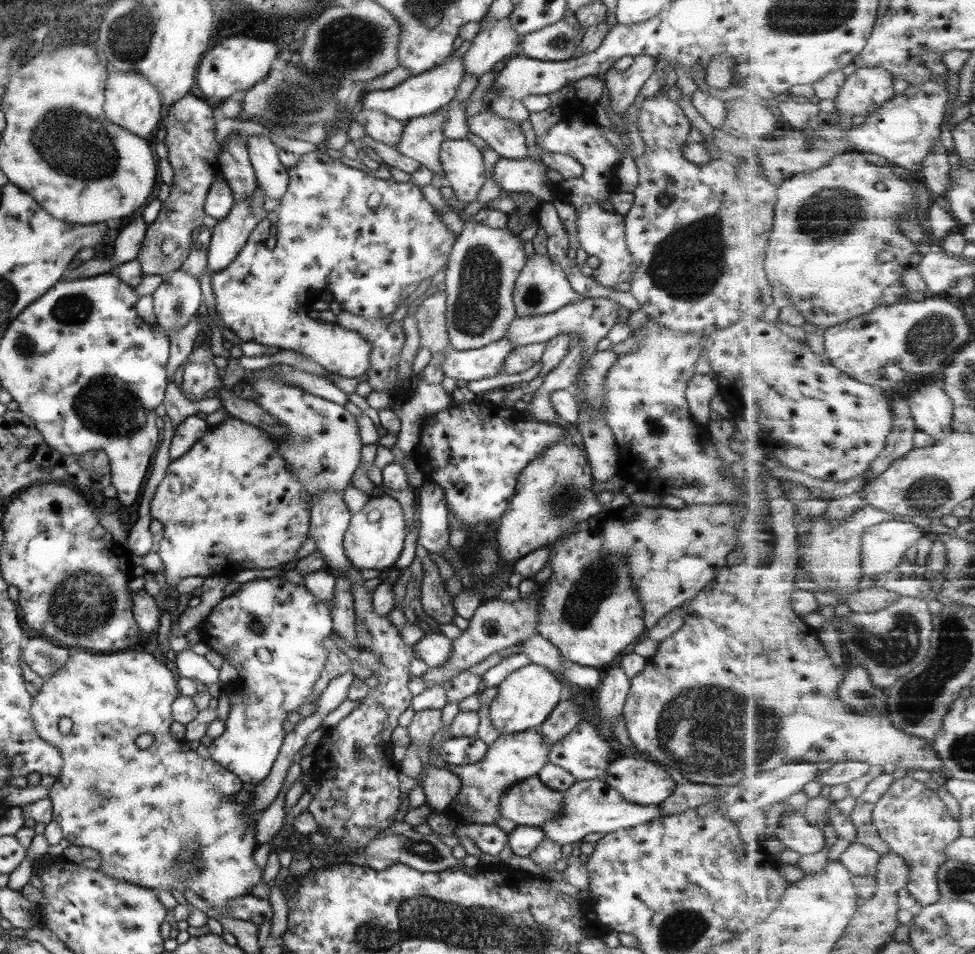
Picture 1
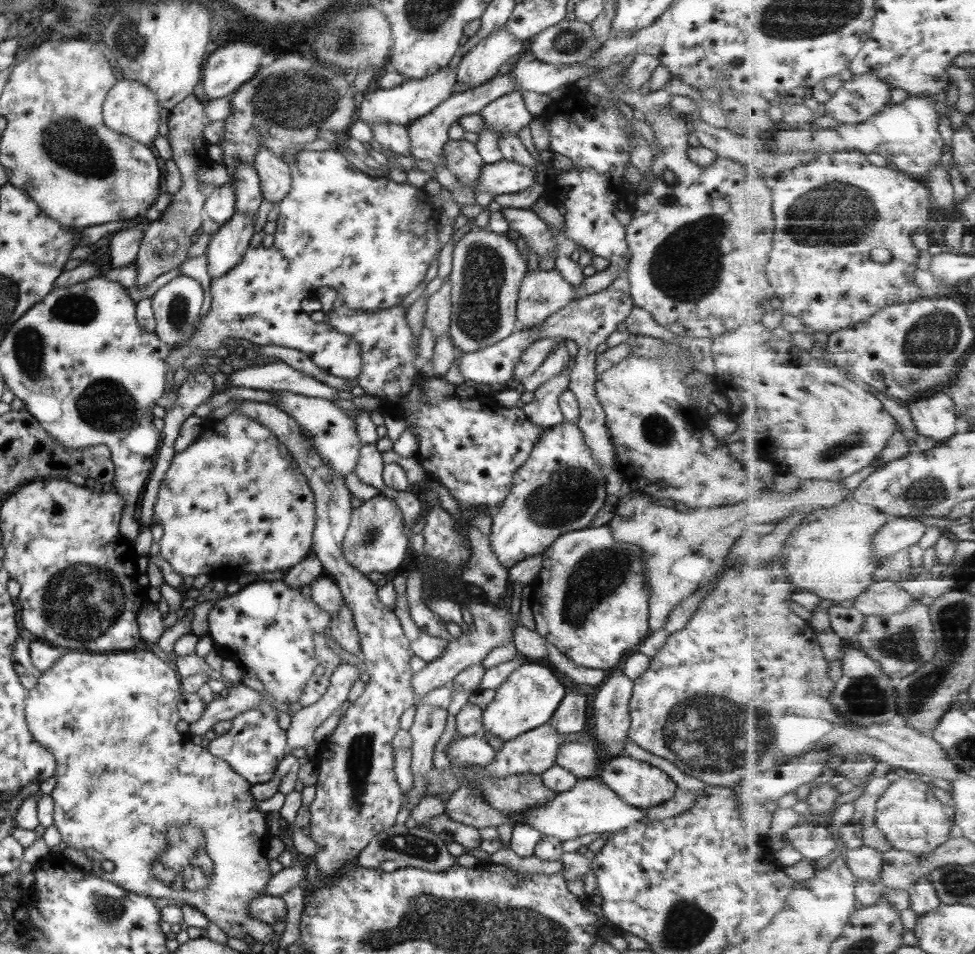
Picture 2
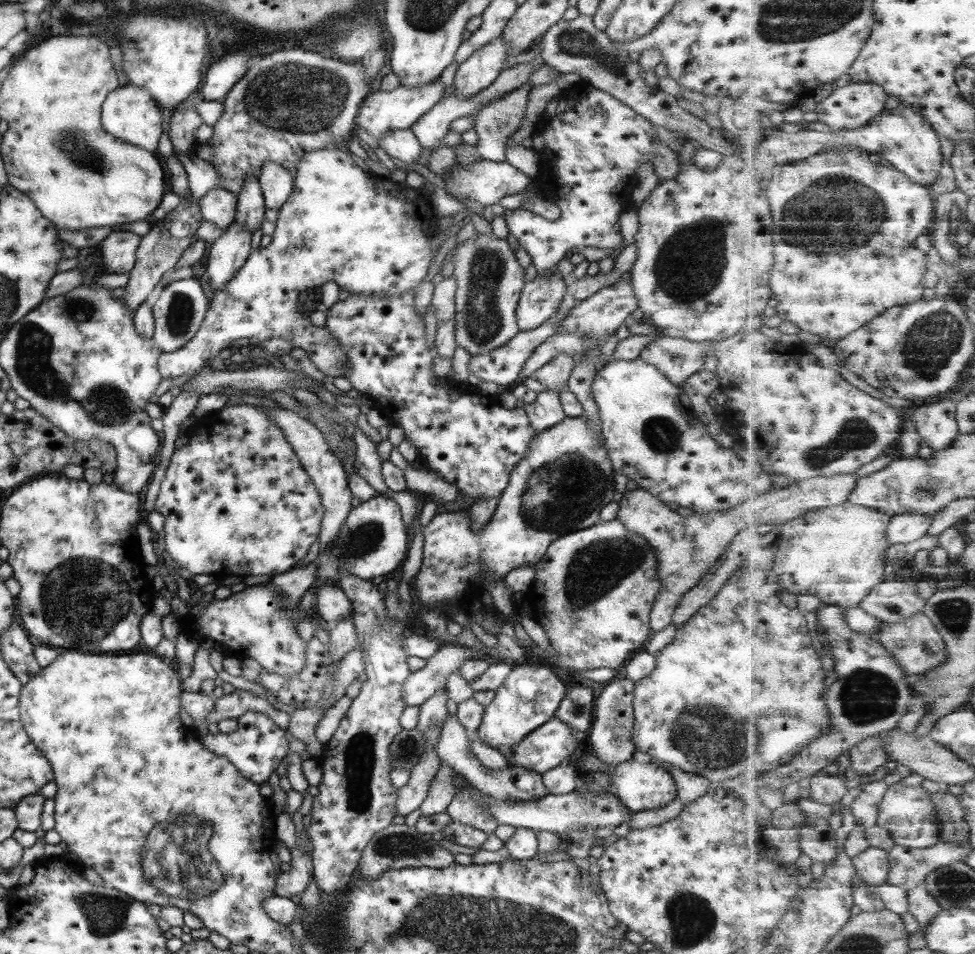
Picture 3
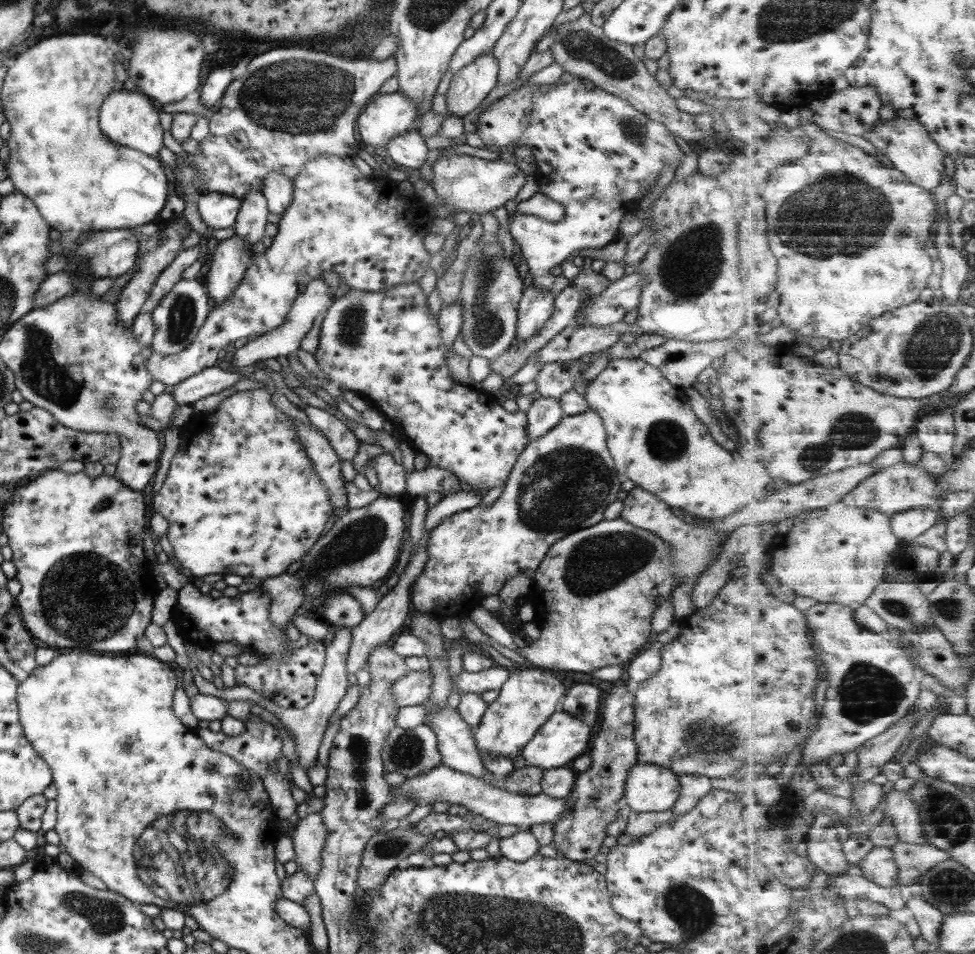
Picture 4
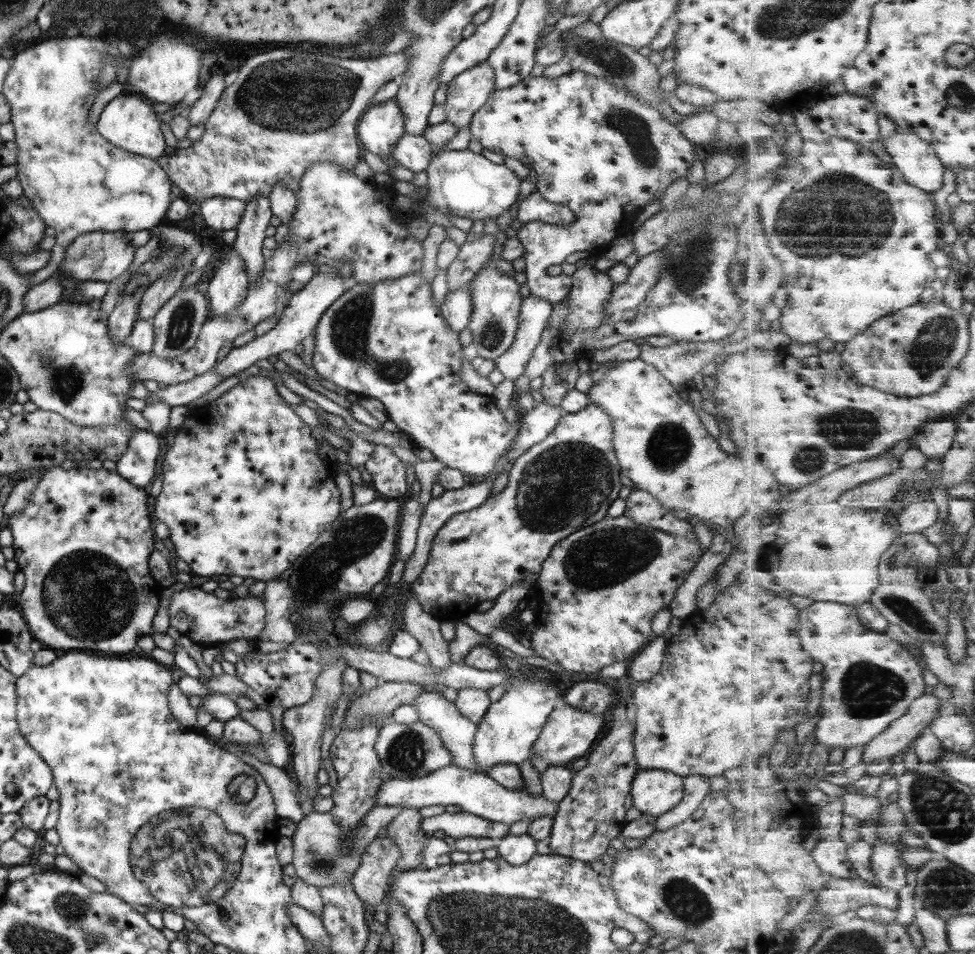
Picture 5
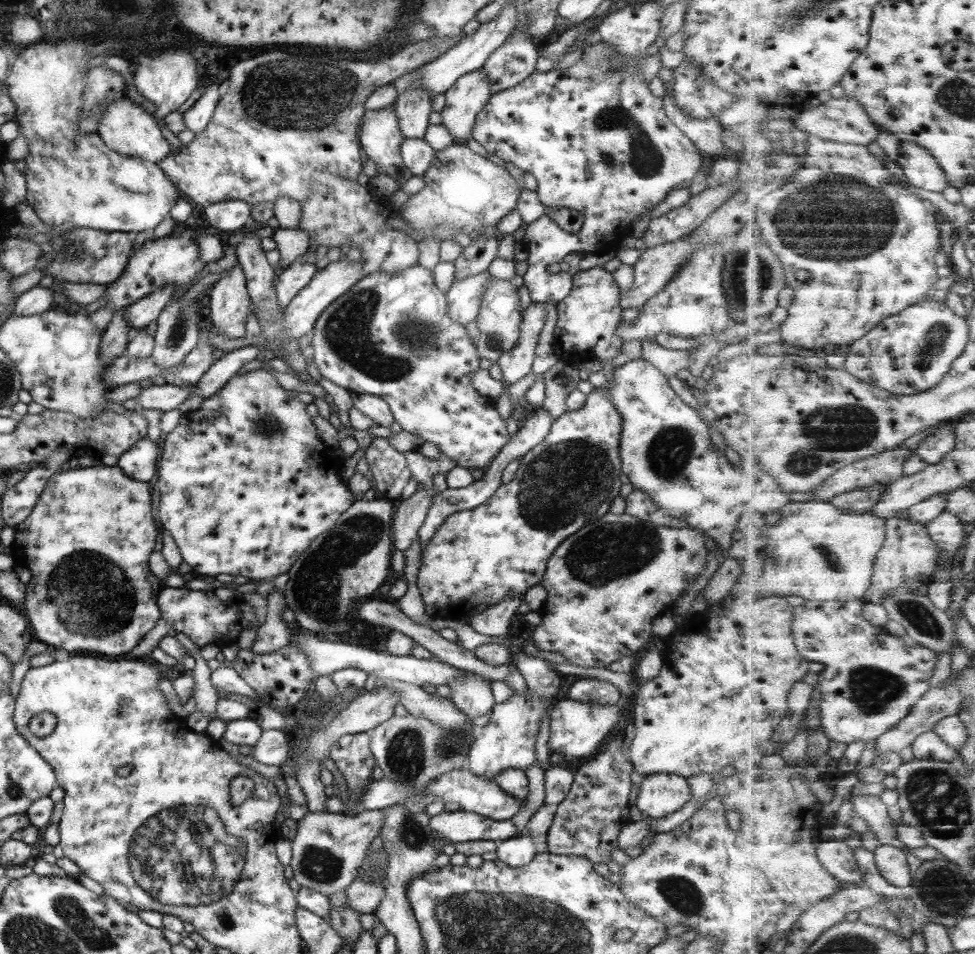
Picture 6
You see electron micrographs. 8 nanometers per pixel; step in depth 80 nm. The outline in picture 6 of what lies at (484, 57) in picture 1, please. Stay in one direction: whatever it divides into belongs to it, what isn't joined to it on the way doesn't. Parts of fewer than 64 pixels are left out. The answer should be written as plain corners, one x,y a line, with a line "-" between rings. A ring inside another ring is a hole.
481,66
459,76
445,90
445,106
439,114
441,126
445,127
453,138
467,140
470,137
475,116
491,95
489,85
486,70

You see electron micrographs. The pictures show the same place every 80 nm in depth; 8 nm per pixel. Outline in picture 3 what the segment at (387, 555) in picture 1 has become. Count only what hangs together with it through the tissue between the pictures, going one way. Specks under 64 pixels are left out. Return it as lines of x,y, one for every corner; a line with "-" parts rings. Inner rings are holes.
376,495
366,502
361,502
352,508
339,529
338,538
326,546
327,553
318,556
311,563
317,563
317,577
311,585
311,590
319,588
322,581
336,584
334,571
345,571
349,576
357,576
365,582
370,582
378,576
383,577
388,572
394,572
403,563
408,549
408,538
403,527
403,518
397,504
390,498

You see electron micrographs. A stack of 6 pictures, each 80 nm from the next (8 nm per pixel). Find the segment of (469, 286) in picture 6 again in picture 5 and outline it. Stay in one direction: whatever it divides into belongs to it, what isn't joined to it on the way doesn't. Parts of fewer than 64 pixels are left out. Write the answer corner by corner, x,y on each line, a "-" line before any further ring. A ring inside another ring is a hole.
468,284
453,292
447,292
439,306
439,311
449,330
461,332
469,322
469,314
471,314

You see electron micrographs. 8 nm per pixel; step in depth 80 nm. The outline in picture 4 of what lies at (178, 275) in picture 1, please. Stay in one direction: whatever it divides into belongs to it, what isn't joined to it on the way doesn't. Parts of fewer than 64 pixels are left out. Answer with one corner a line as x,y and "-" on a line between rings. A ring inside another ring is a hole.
181,278
173,284
163,295
163,298
154,306
150,314
155,329
149,344
152,352
162,355
178,354
180,350
193,342
199,327
208,315
207,296
206,290
203,289
203,283
196,281
195,278

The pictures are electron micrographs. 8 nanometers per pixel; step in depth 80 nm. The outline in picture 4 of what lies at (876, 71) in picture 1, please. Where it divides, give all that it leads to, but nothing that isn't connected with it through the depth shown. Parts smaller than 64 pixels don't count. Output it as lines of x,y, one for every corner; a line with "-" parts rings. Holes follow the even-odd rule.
848,86
836,93
824,93
821,99
814,101
809,108
813,112
813,120
819,126
823,126
827,130
835,130
835,132
847,132
847,134
863,136
881,124
879,112
883,106
880,94
875,87

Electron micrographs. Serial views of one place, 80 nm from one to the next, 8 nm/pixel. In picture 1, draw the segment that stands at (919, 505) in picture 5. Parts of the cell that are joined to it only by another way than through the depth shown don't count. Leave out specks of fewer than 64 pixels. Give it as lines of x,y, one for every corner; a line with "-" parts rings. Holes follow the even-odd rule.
891,520
867,528
862,536
862,569
867,576
891,572
926,532
913,522

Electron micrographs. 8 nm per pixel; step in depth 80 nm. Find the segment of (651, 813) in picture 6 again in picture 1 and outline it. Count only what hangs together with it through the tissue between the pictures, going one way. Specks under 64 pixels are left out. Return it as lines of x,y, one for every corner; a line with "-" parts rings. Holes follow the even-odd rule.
633,756
613,758
603,781
614,788
623,800
638,805
659,805
676,787
674,780
659,765

